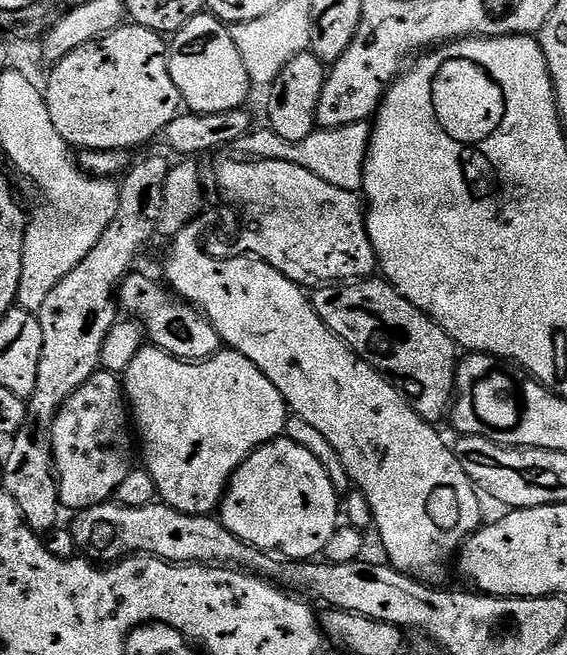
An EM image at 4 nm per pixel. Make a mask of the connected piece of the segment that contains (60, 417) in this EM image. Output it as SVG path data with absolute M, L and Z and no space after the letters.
M98 370L67 400L52 423L52 463L60 481L60 502L65 509L83 510L107 504L115 497L118 486L134 467L134 428L130 423L130 405L124 394L121 377L115 372Z

